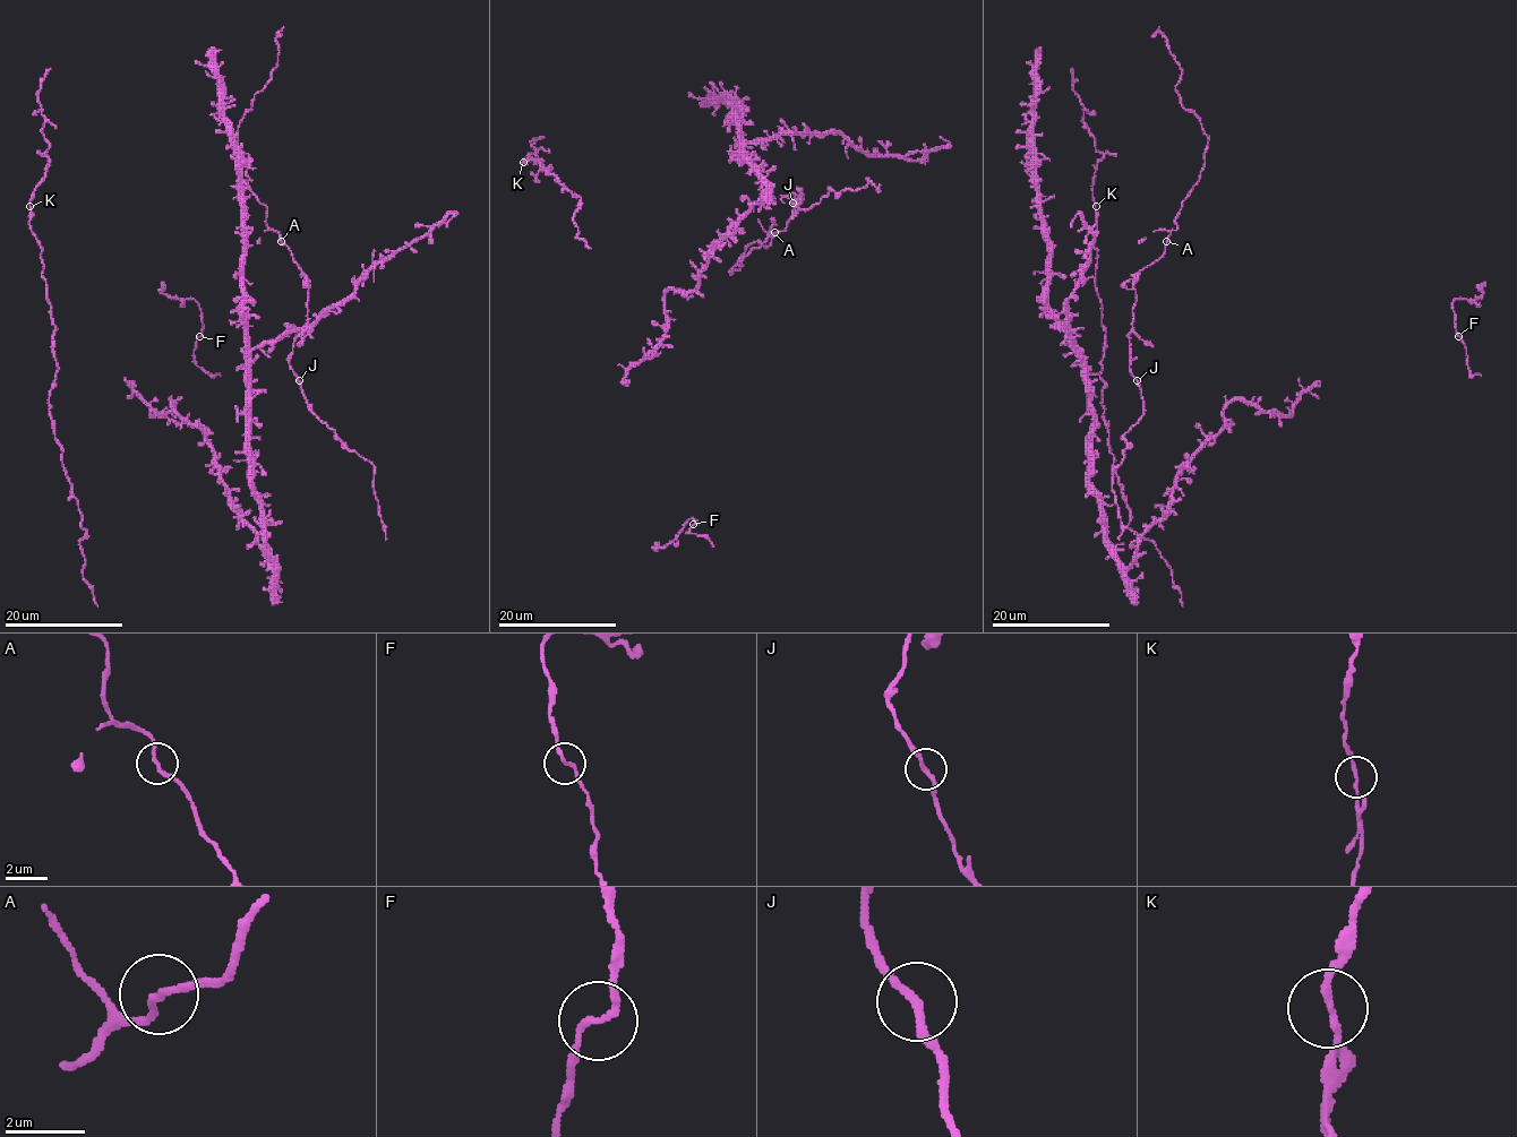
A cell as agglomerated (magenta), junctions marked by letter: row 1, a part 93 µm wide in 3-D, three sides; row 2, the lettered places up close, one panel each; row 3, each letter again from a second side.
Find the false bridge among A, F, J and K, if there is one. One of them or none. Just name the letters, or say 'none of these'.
none of these

